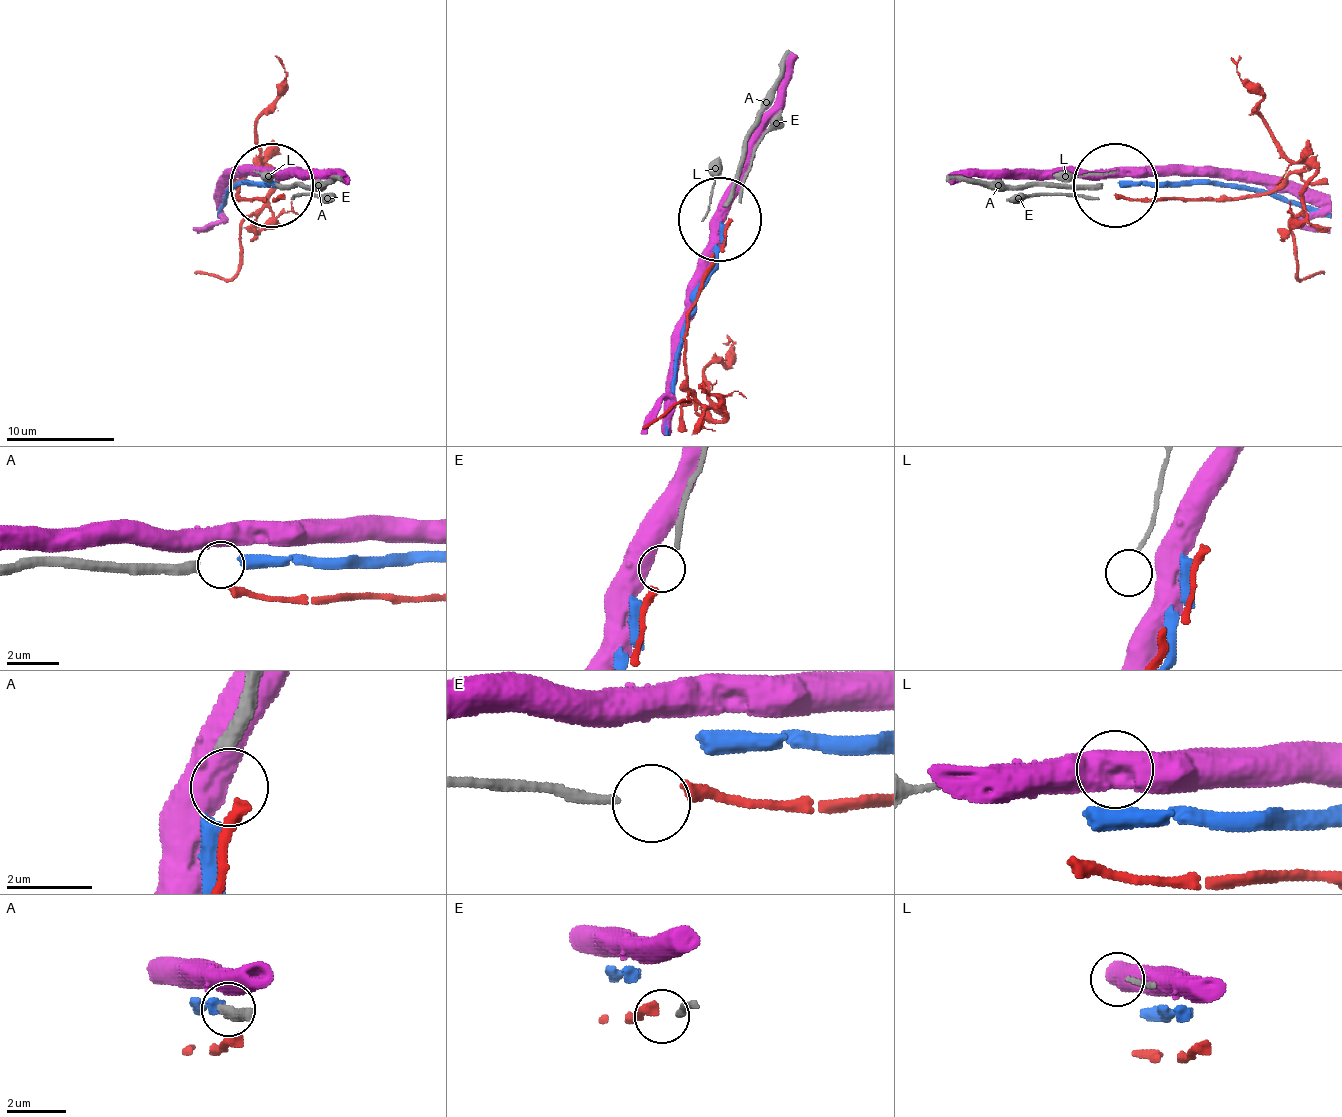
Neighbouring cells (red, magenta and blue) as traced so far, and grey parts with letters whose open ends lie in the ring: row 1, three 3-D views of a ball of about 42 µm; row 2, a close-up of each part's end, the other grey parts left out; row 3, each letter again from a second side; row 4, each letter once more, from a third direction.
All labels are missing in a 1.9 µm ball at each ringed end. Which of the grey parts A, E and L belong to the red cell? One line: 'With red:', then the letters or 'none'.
With red: E

